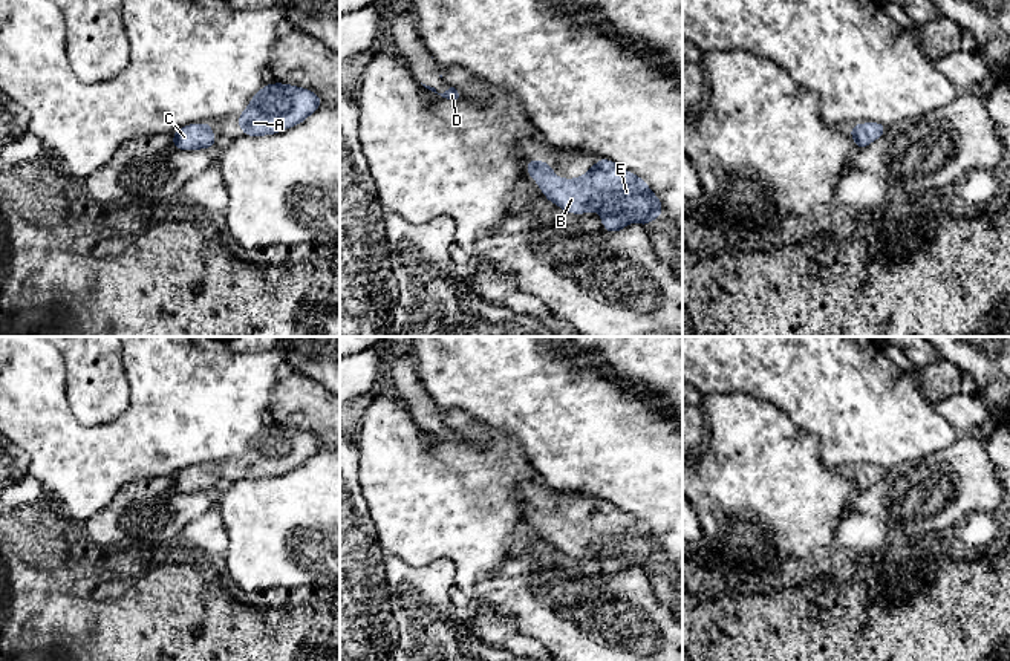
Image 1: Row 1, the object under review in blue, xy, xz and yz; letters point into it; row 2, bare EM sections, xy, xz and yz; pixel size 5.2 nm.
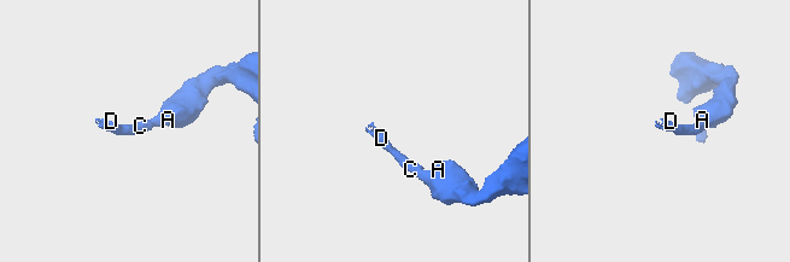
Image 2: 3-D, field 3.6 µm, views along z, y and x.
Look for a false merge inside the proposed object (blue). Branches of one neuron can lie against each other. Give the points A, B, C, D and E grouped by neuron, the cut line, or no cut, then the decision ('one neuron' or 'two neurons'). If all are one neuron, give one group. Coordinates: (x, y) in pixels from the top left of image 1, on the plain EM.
A B C D E; no cut; one neuron

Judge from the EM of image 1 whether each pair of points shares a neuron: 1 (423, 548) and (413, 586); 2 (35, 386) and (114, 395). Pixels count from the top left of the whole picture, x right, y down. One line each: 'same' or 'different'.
1: different
2: different

